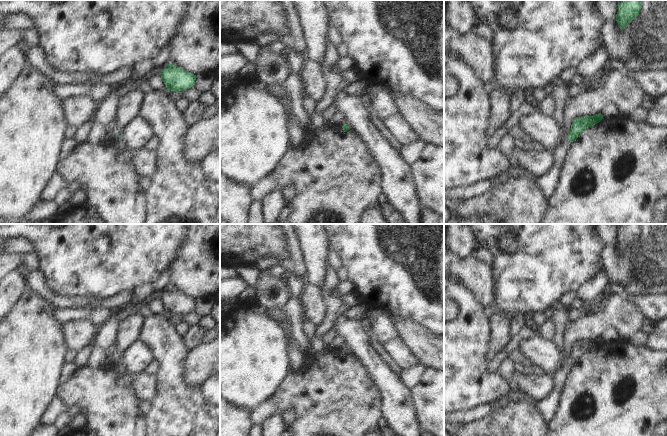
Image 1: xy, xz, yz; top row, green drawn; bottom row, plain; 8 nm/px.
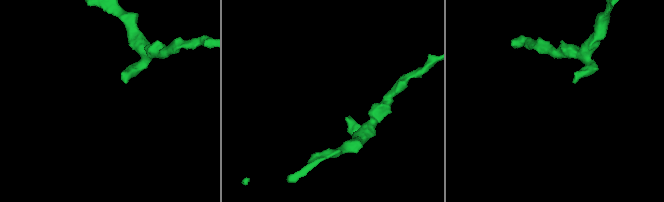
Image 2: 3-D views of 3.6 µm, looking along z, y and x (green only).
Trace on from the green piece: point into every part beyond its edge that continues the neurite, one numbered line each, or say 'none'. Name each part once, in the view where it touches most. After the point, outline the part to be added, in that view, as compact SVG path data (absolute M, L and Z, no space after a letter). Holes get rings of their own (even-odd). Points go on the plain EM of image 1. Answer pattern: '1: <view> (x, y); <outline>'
1: yz (548, 407); M565 364L561 369L558 369L555 374L554 388L552 392L545 399L536 402L536 406L547 425L552 421L558 410L562 389L570 368L570 365Z

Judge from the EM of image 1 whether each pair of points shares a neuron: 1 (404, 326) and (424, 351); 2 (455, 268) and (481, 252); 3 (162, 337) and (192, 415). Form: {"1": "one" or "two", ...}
{"1": "one", "2": "two", "3": "one"}

